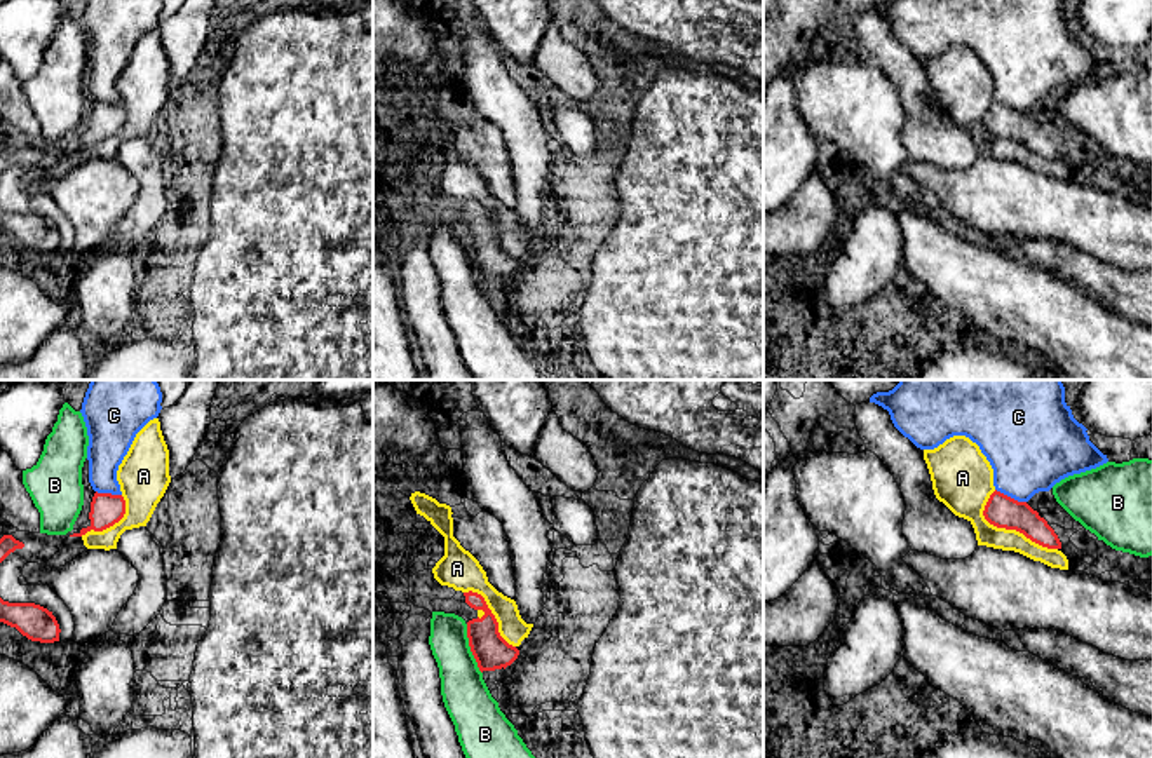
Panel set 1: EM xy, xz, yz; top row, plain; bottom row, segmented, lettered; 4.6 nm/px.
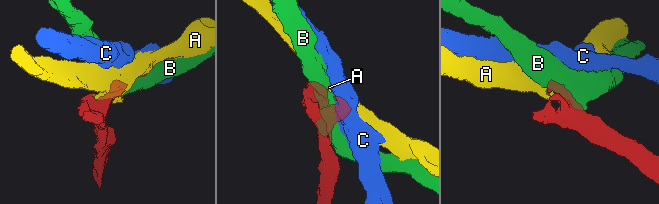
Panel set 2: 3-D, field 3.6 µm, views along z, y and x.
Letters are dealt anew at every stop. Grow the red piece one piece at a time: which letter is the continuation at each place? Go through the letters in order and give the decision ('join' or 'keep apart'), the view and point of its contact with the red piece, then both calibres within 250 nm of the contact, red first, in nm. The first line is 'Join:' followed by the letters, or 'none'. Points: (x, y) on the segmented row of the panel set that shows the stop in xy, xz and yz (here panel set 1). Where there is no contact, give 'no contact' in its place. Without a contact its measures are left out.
Join: none
A: keep apart; contact yz (1009, 528); calibres 150 and 190 nm
B: keep apart; contact xz (471, 649); calibres 160 and 220 nm
C: keep apart; contact yz (1009, 497); calibres 150 and 400 nm

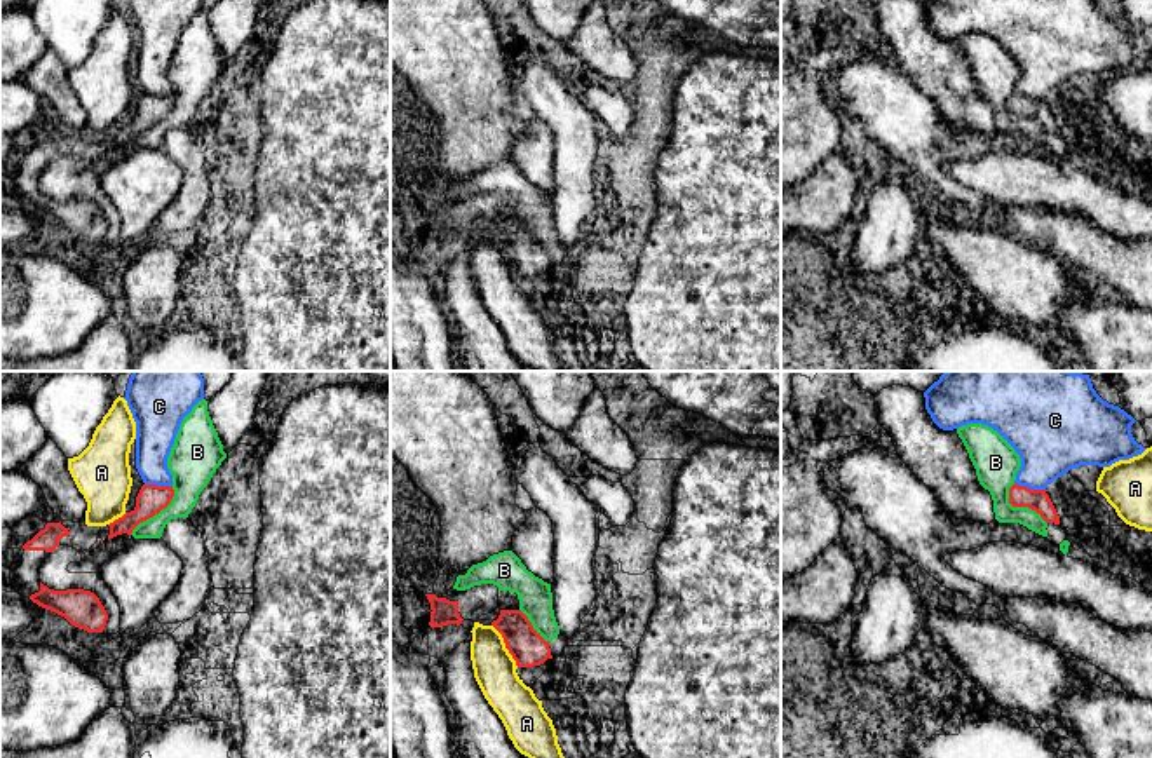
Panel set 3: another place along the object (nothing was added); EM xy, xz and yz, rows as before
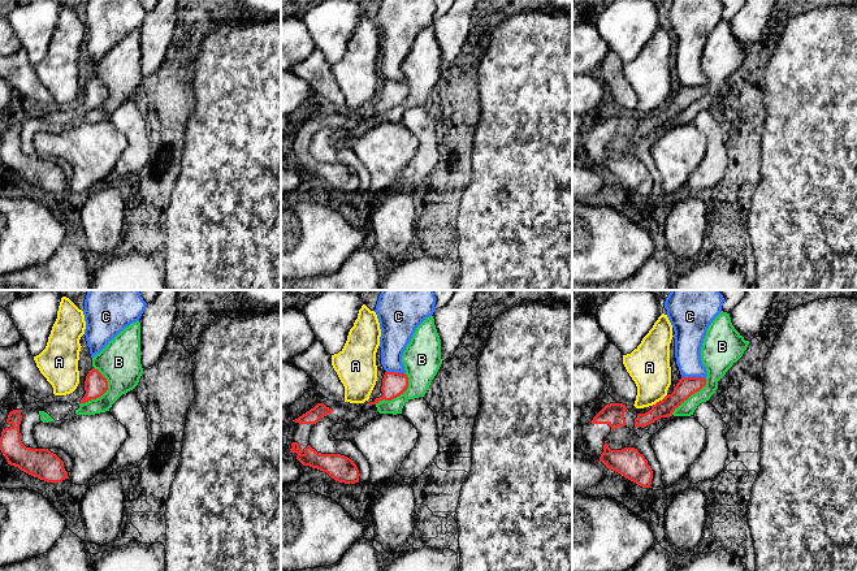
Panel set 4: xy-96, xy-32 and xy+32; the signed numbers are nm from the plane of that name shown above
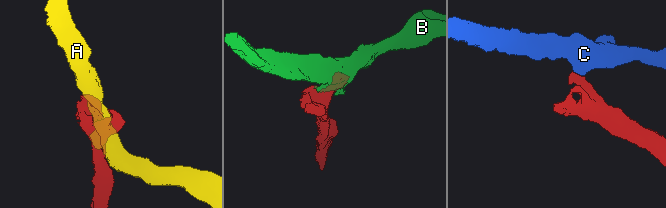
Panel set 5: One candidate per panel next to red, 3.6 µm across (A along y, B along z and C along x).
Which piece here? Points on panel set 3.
Join: none
A: keep apart; contact xz (506, 645); calibres 170 and 190 nm
B: keep apart; contact yz (1018, 506); calibres 100 and 200 nm
C: keep apart; contact yz (1029, 488); calibres 100 and 320 nm

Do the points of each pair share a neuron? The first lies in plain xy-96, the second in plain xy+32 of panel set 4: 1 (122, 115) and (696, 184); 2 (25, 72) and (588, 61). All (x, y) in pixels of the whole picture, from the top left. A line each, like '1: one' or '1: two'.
1: one
2: two

